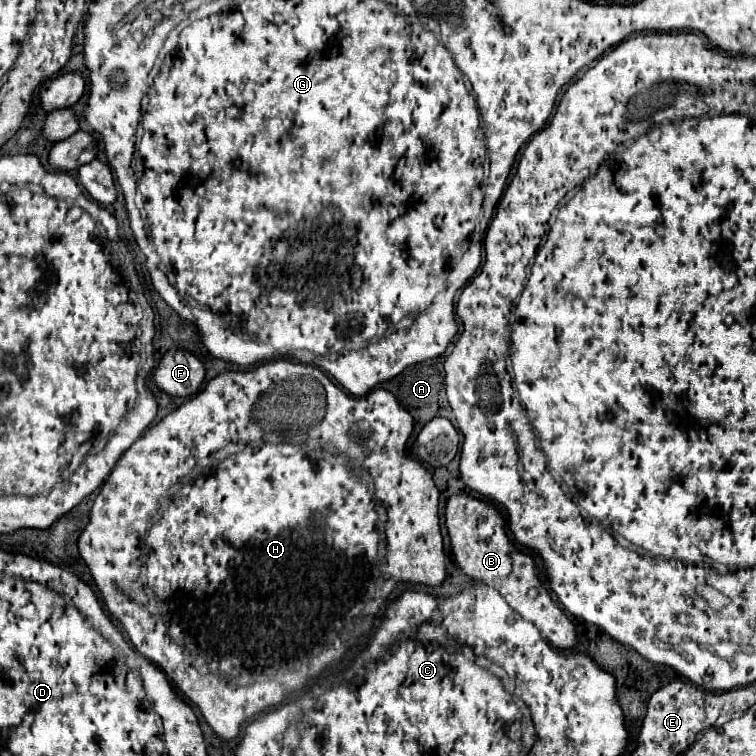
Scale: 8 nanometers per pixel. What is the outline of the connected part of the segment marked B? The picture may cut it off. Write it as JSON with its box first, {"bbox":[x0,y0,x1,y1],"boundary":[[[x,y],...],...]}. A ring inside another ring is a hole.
{"bbox":[445,494,577,650],"boundary":[[[457,494],[449,498],[445,516],[447,516],[445,524],[453,546],[453,556],[461,566],[461,570],[467,576],[471,576],[475,582],[483,582],[499,590],[499,594],[507,600],[507,604],[523,618],[533,622],[555,648],[561,648],[561,650],[573,648],[577,642],[573,622],[551,600],[543,580],[539,578],[533,558],[527,552],[519,552],[511,544],[507,536],[507,522],[499,506],[493,502],[473,498],[469,494]],[[531,590],[535,590],[537,594],[531,596],[529,594]]]}

